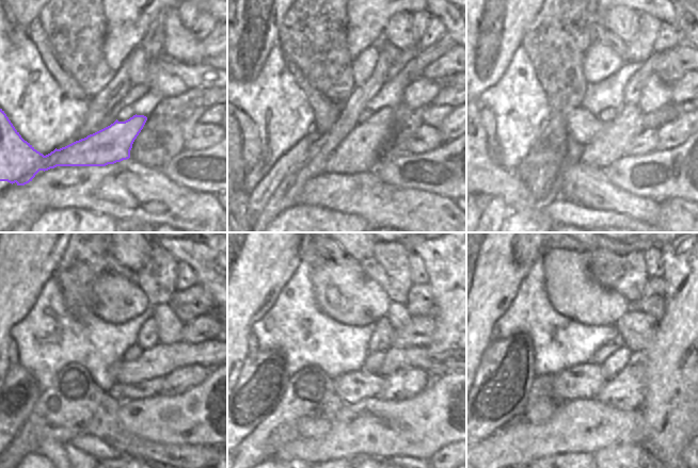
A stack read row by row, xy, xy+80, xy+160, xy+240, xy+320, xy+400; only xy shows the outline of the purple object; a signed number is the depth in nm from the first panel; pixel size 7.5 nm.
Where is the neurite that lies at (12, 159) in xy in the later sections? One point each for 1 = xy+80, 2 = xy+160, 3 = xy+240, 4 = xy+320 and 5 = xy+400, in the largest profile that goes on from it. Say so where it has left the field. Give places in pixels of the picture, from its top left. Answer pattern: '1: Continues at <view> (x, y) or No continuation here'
1: Continues at xy+80 (360, 151)
2: Continues at xy+160 (608, 145)
3: Continues at xy+240 (13, 351)
4: Continues at xy+320 (252, 340)
5: Continues at xy+400 (494, 335).

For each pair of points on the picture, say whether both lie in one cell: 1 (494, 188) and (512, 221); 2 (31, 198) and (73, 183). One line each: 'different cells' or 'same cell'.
1: different cells
2: same cell

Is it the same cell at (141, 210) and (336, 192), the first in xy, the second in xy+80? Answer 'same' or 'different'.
same

